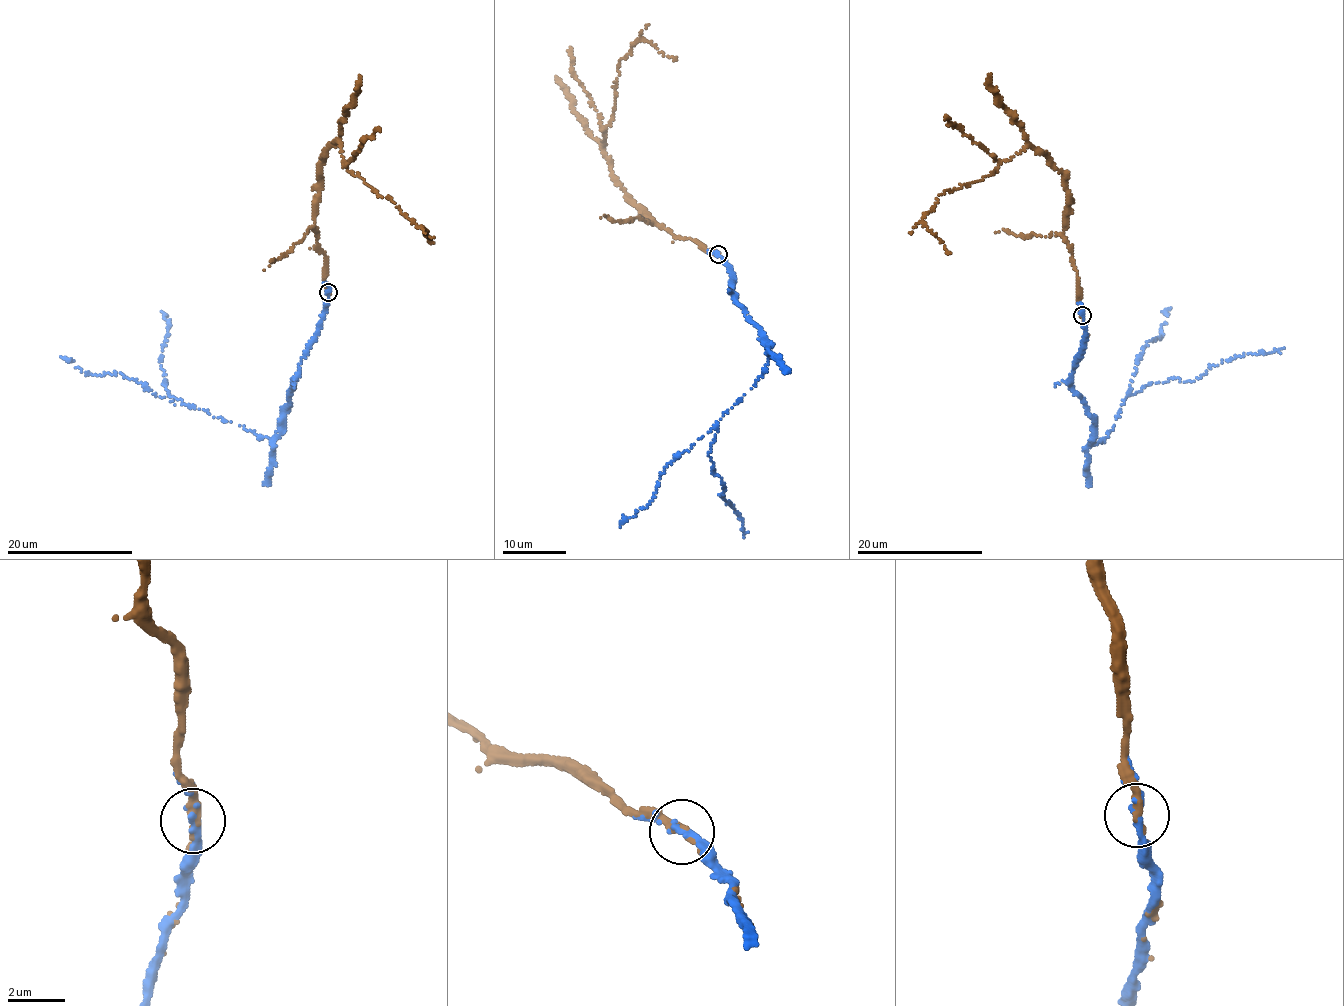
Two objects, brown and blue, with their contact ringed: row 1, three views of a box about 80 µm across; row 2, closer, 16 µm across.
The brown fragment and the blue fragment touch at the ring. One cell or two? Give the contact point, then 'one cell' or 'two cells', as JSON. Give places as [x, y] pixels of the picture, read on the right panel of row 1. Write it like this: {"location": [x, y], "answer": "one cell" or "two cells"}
{"location": [1082, 315], "answer": "one cell"}

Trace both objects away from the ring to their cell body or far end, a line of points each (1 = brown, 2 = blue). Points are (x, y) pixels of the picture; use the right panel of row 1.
1: (1082, 314), (1065, 236), (1066, 176), (1031, 145), (989, 175), (943, 191), (926, 212), (922, 222), (950, 252)
2: (1082, 315), (1086, 334), (1070, 382), (1093, 420), (1093, 444), (1130, 393), (1284, 347)

